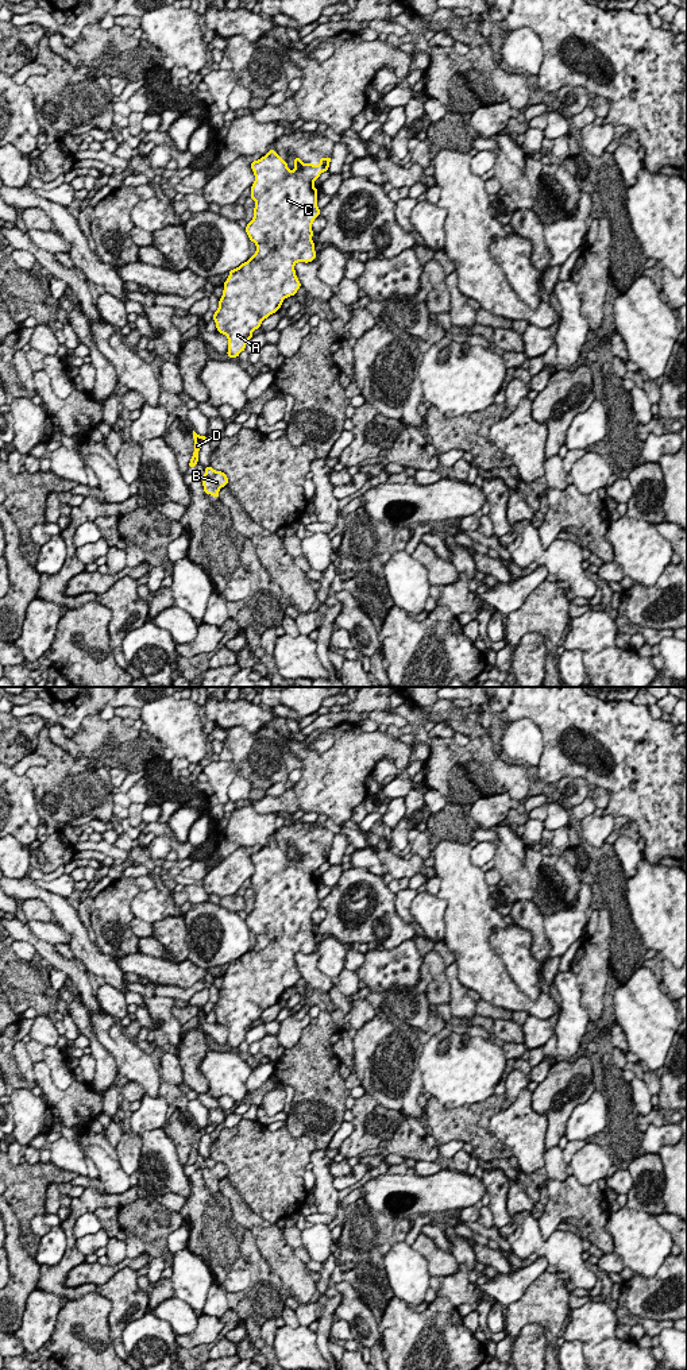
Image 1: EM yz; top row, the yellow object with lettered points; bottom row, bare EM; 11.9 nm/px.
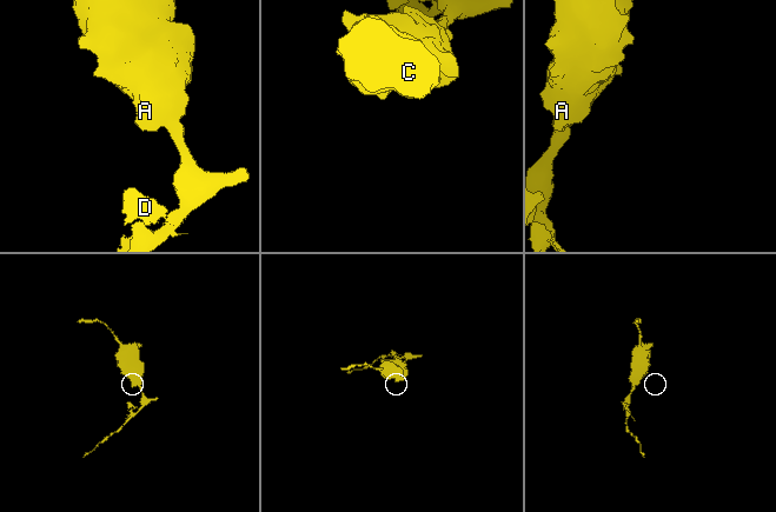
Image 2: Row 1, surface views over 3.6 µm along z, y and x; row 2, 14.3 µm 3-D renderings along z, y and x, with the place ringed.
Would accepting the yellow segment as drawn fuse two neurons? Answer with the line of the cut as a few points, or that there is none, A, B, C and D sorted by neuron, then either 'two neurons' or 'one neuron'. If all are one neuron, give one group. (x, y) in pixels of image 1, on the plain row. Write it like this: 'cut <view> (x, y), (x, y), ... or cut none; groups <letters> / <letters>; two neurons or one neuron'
cut none; groups A B C D; one neuron

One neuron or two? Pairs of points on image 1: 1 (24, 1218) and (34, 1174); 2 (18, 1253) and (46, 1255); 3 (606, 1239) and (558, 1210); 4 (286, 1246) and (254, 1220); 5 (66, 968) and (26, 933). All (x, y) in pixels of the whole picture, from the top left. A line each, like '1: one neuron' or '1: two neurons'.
1: one neuron
2: two neurons
3: one neuron
4: one neuron
5: one neuron

